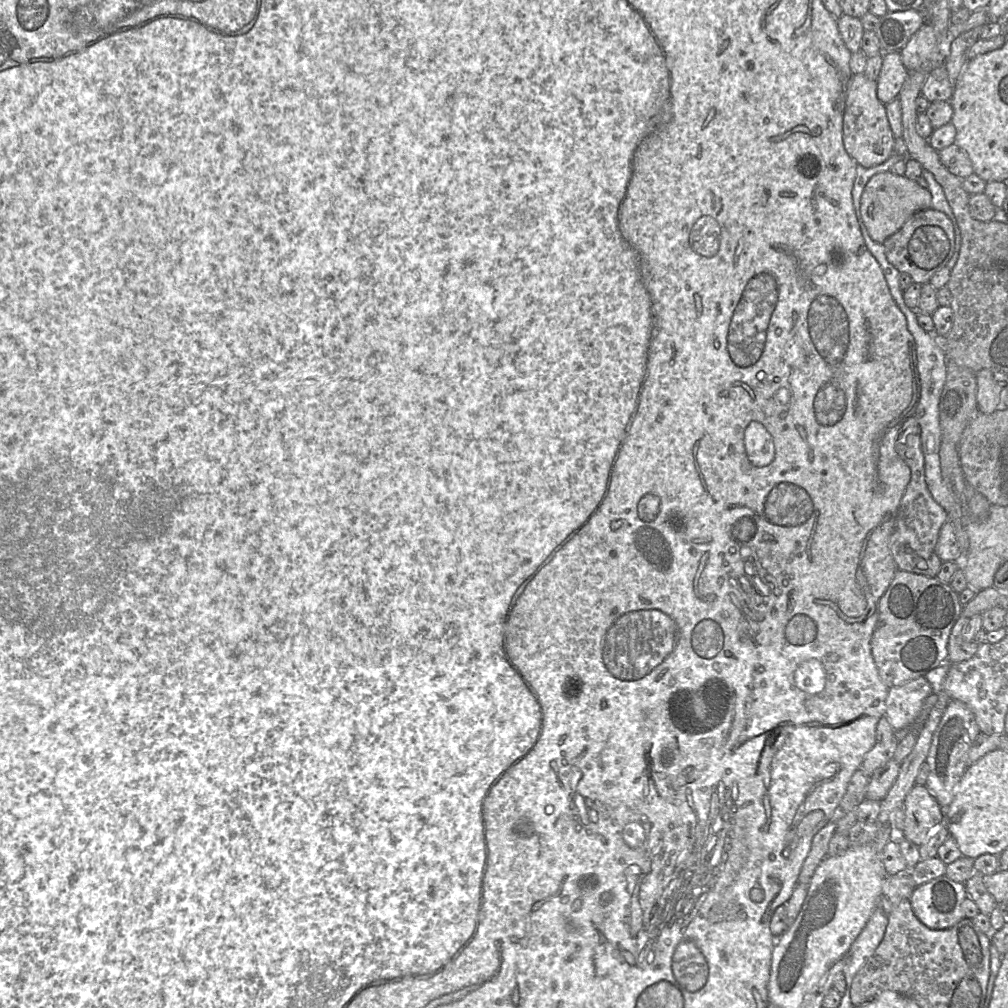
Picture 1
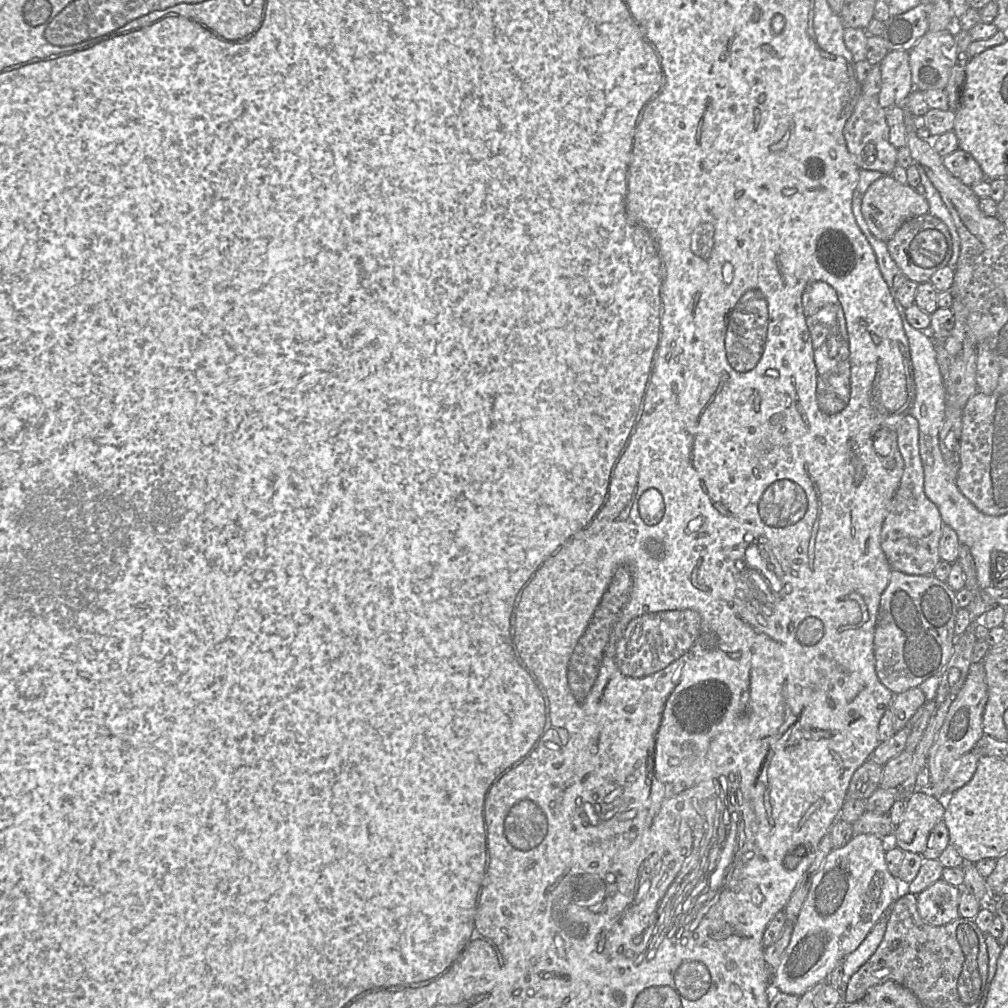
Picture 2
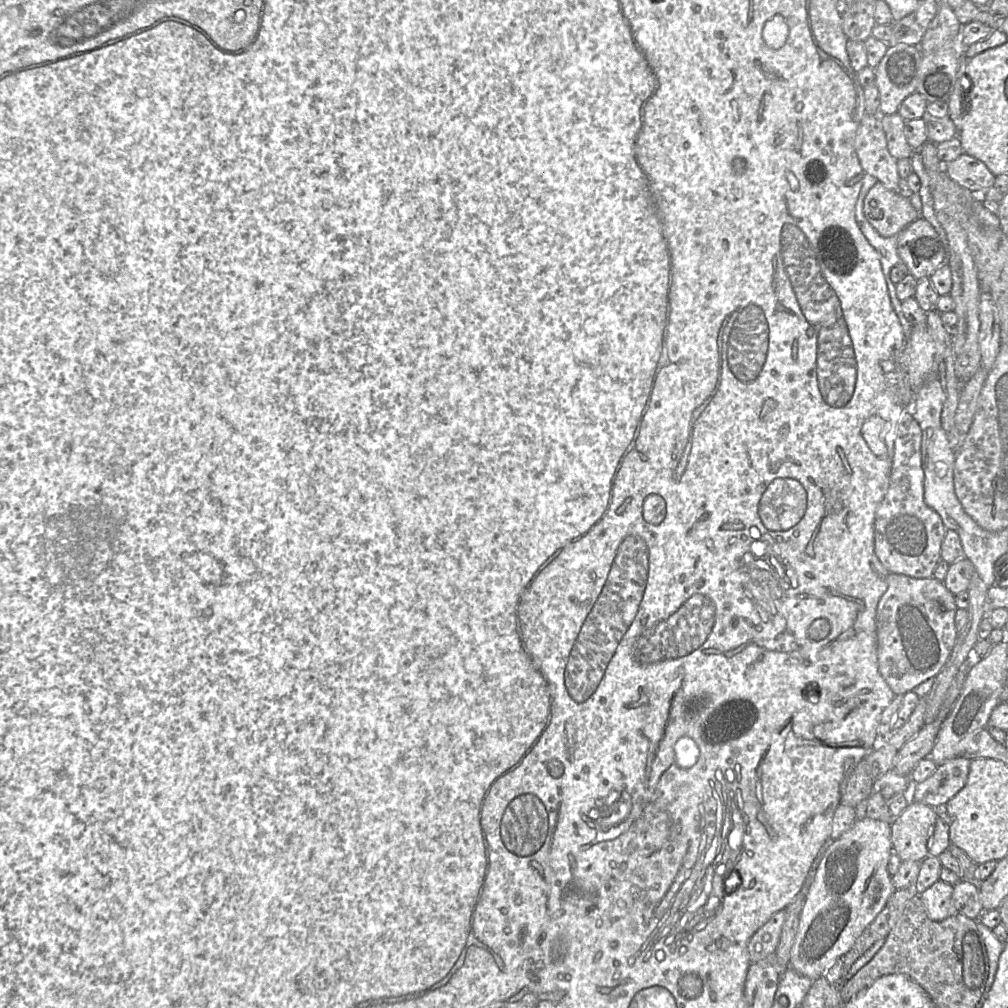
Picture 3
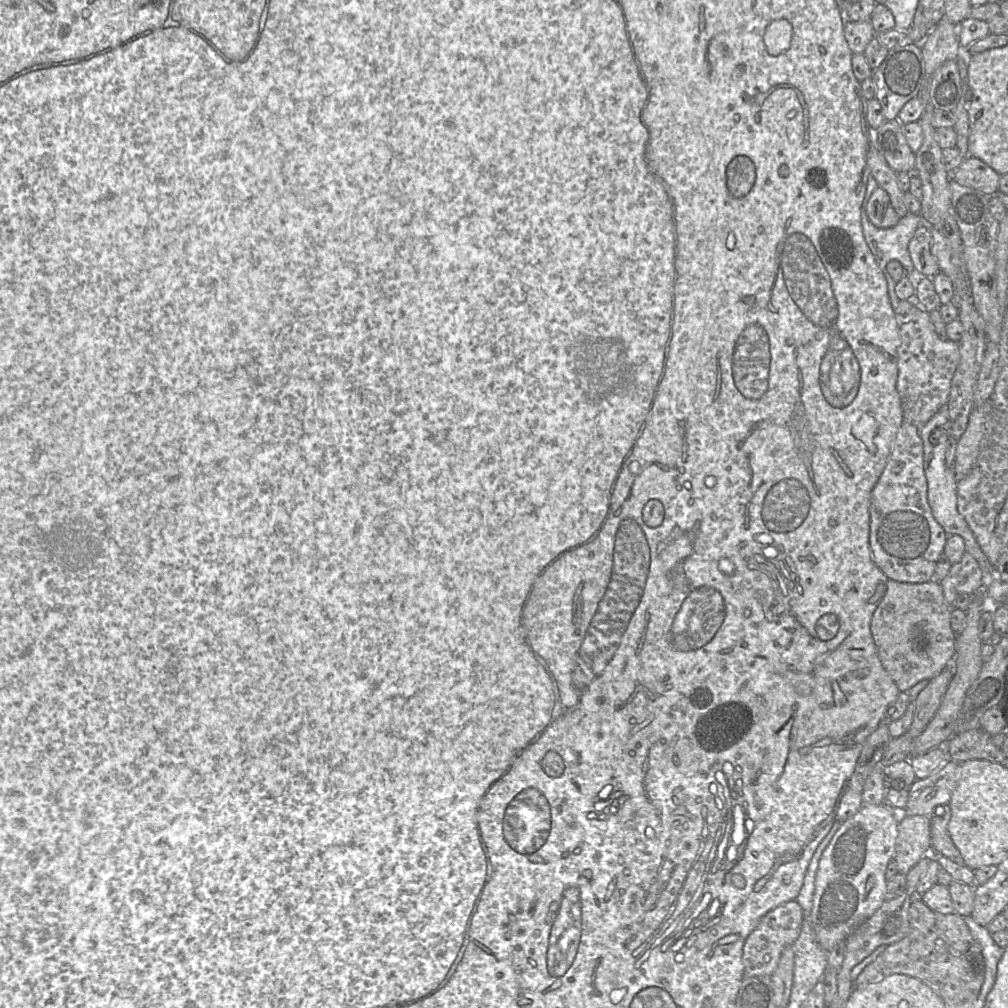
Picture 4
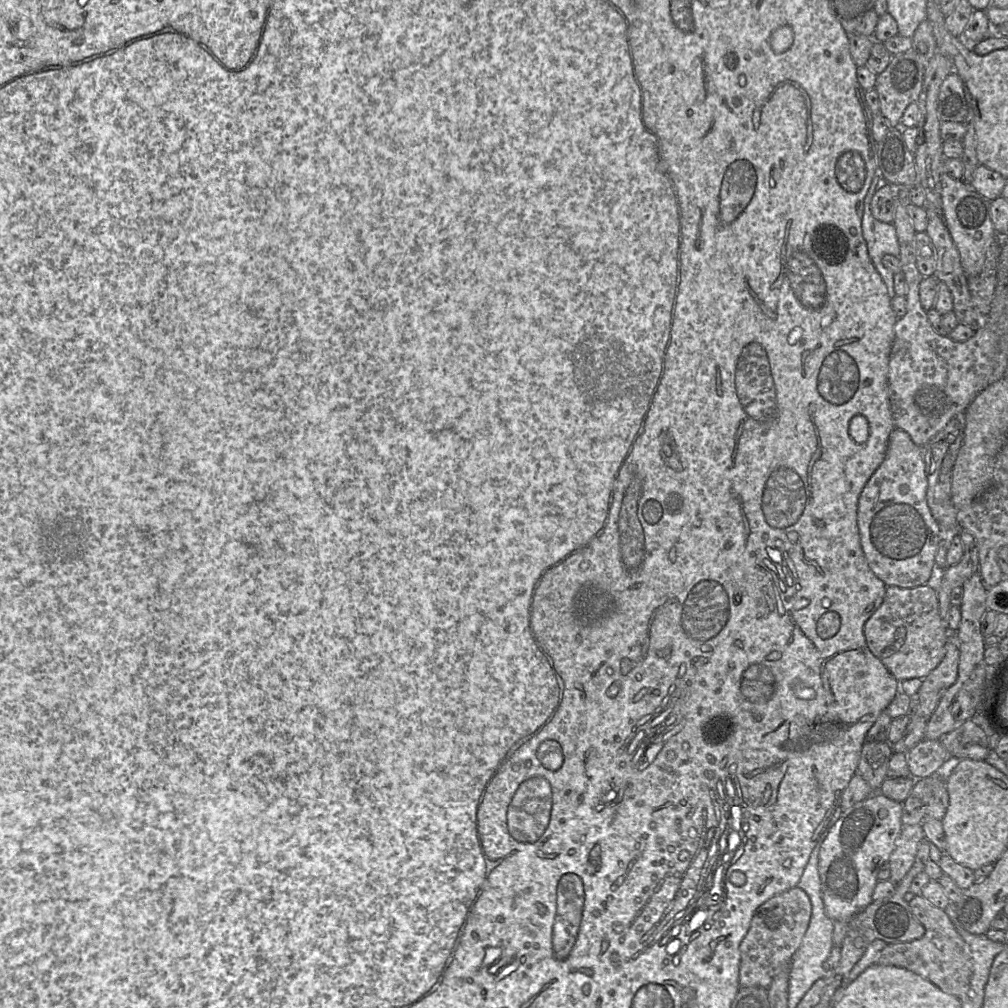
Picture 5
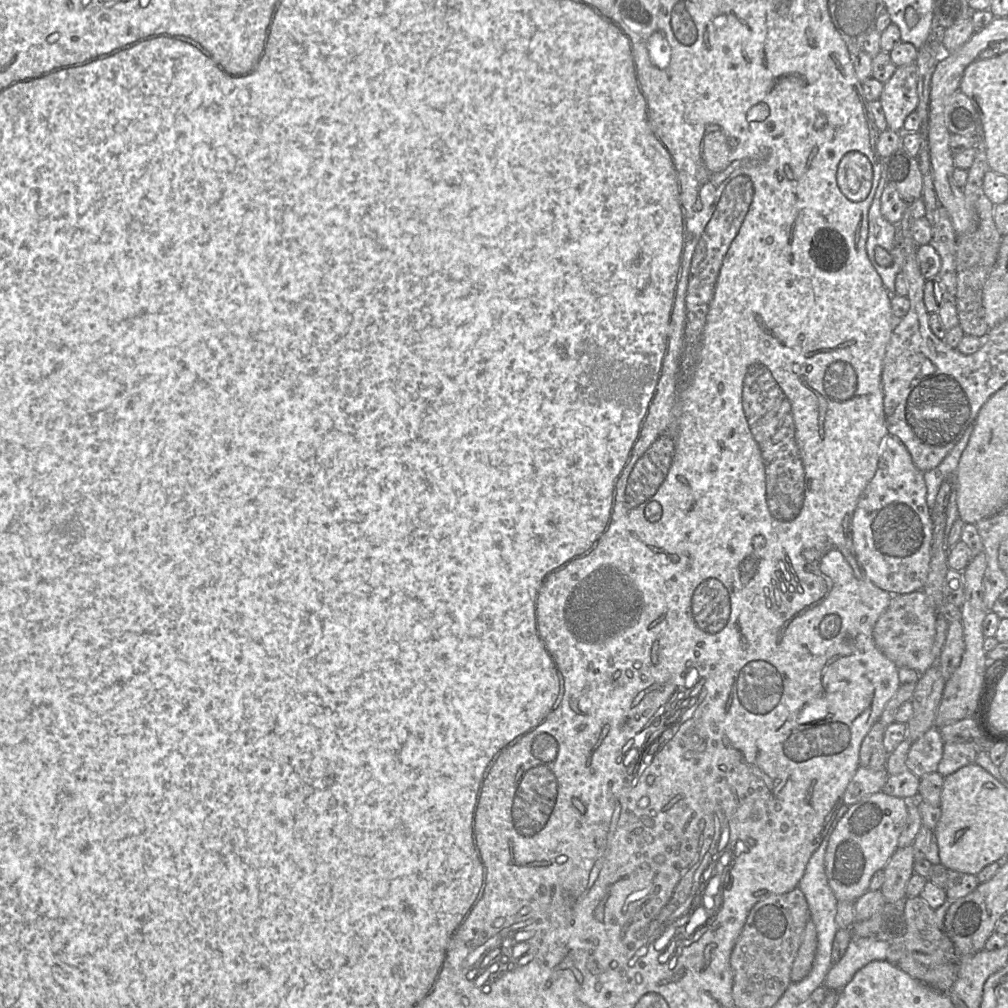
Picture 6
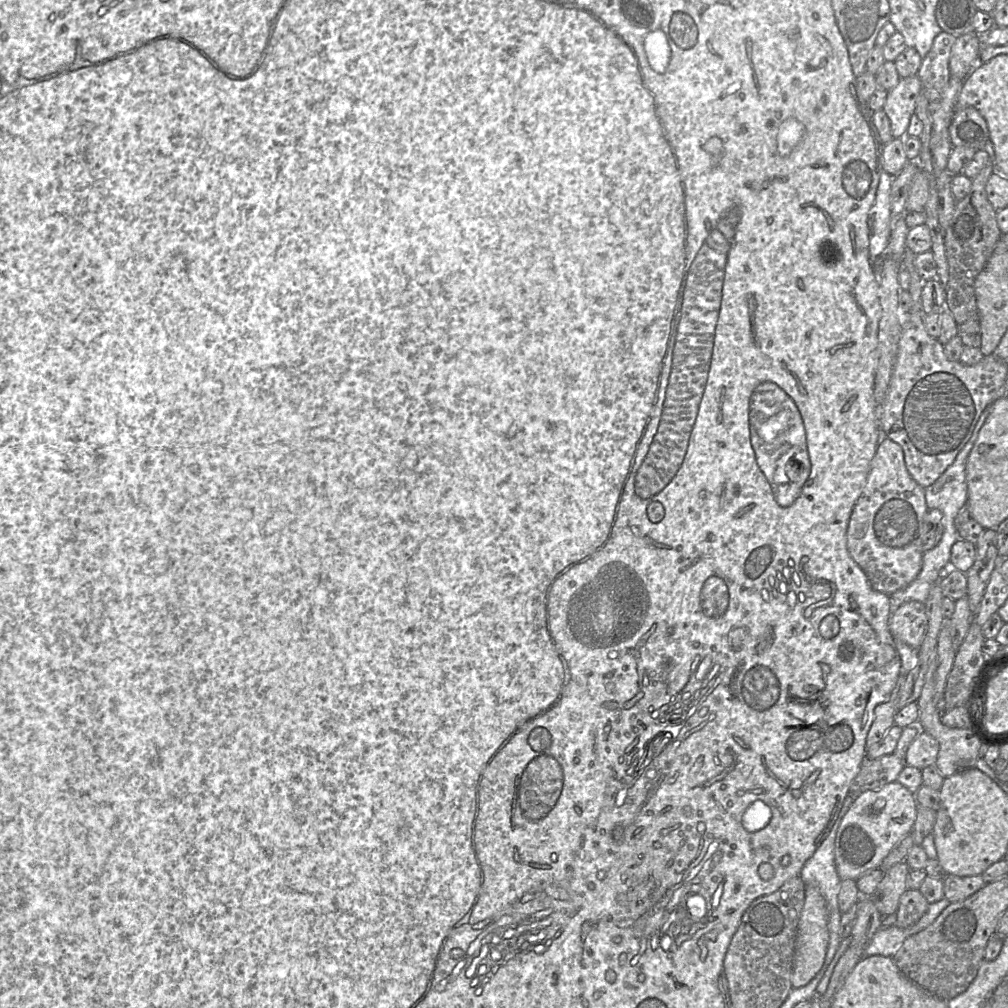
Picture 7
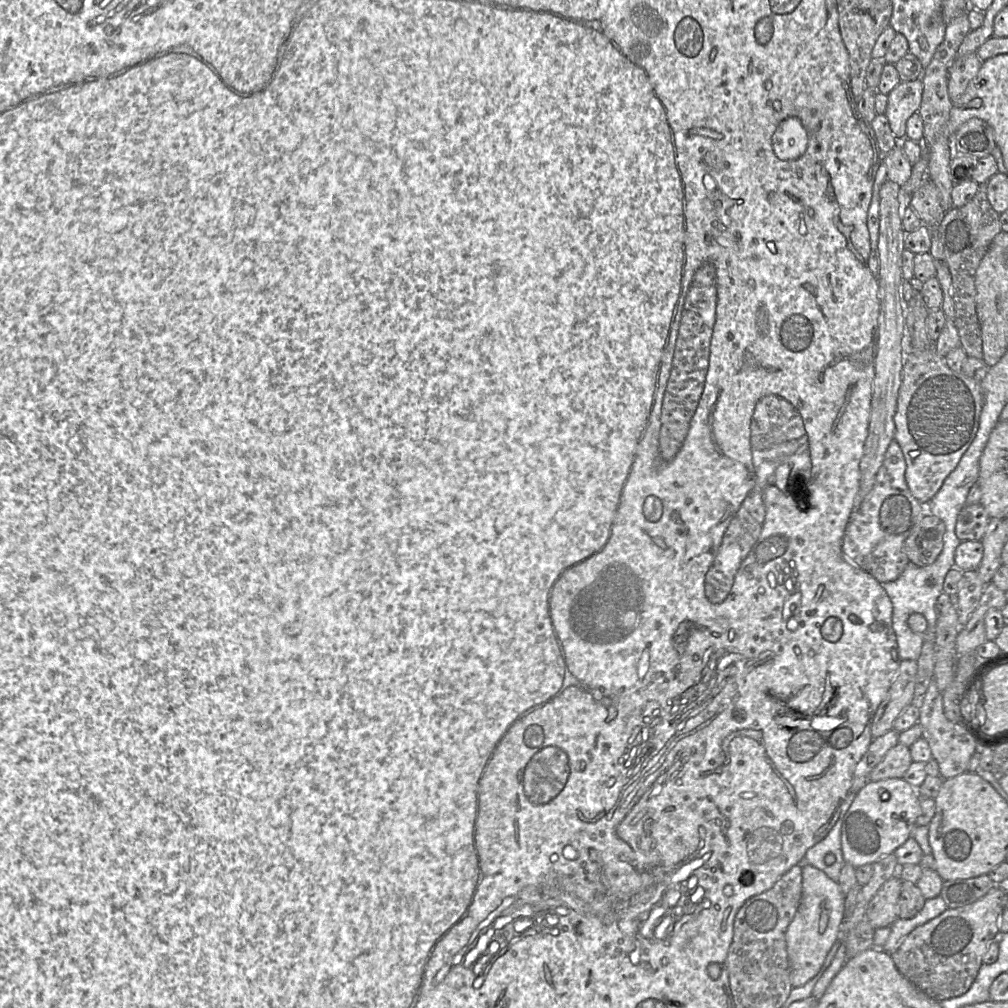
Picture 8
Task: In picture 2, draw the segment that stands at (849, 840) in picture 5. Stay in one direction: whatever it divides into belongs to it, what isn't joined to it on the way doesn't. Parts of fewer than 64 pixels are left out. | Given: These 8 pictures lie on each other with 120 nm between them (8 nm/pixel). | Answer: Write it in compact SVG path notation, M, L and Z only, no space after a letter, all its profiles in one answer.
M874 834L853 835L841 848L832 849L826 856L821 868L814 875L807 897L794 923L794 929L787 948L772 977L772 990L802 996L818 983L826 982L832 970L853 952L885 911L900 896L904 887L890 874L885 853L889 840Z

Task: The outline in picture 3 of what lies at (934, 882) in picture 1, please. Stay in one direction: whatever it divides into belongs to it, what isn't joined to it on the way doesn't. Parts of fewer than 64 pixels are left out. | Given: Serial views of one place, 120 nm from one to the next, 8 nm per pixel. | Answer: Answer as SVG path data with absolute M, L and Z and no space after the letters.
M938 880L920 894L928 917L933 921L942 921L956 915L953 901L953 886Z

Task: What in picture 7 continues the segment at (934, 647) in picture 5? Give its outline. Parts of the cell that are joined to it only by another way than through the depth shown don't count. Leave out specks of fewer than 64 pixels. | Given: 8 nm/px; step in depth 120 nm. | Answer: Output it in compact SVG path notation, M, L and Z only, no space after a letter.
M909 601L903 603L890 617L889 630L896 641L919 650L928 629L925 603Z

